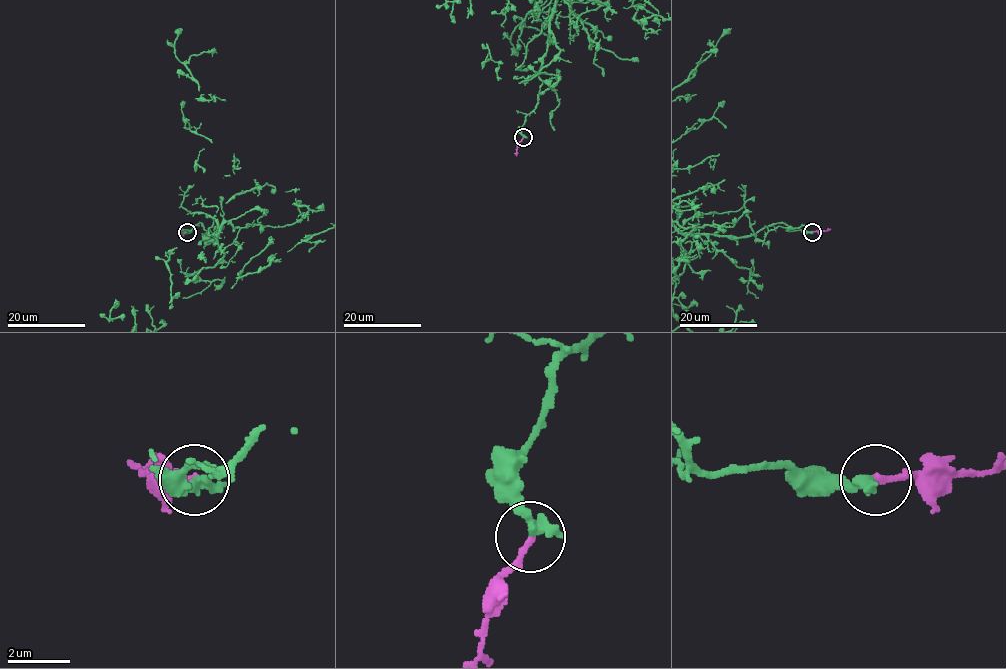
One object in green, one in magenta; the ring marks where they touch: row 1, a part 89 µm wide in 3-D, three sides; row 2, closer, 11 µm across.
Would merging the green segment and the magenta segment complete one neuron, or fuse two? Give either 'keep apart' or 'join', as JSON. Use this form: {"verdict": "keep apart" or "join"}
{"verdict": "join"}

